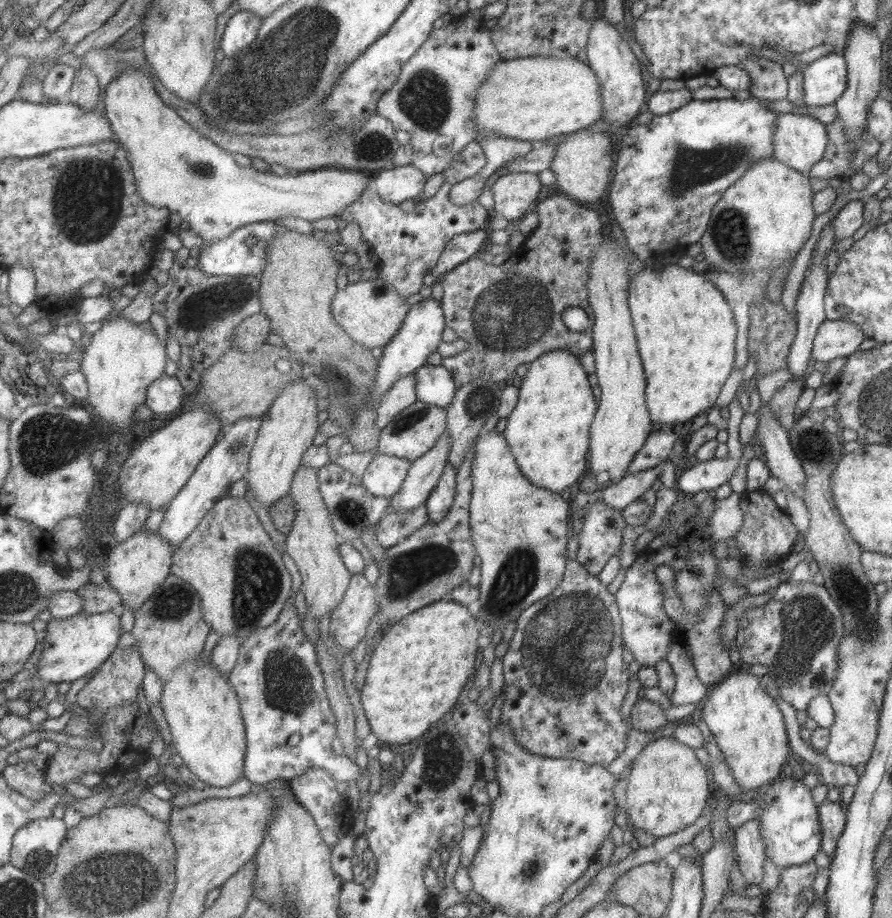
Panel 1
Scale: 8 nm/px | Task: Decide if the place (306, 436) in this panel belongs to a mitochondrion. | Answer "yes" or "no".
no

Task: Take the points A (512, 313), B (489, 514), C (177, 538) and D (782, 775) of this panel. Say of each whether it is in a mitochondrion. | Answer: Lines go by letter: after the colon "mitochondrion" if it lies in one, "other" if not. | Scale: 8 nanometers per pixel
A: mitochondrion
B: other
C: other
D: other

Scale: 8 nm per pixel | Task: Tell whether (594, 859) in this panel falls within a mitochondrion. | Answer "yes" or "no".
no

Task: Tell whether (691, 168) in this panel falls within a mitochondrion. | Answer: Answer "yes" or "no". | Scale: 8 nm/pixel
yes

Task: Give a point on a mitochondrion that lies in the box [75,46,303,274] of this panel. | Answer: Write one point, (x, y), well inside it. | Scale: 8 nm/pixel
(201, 169)

